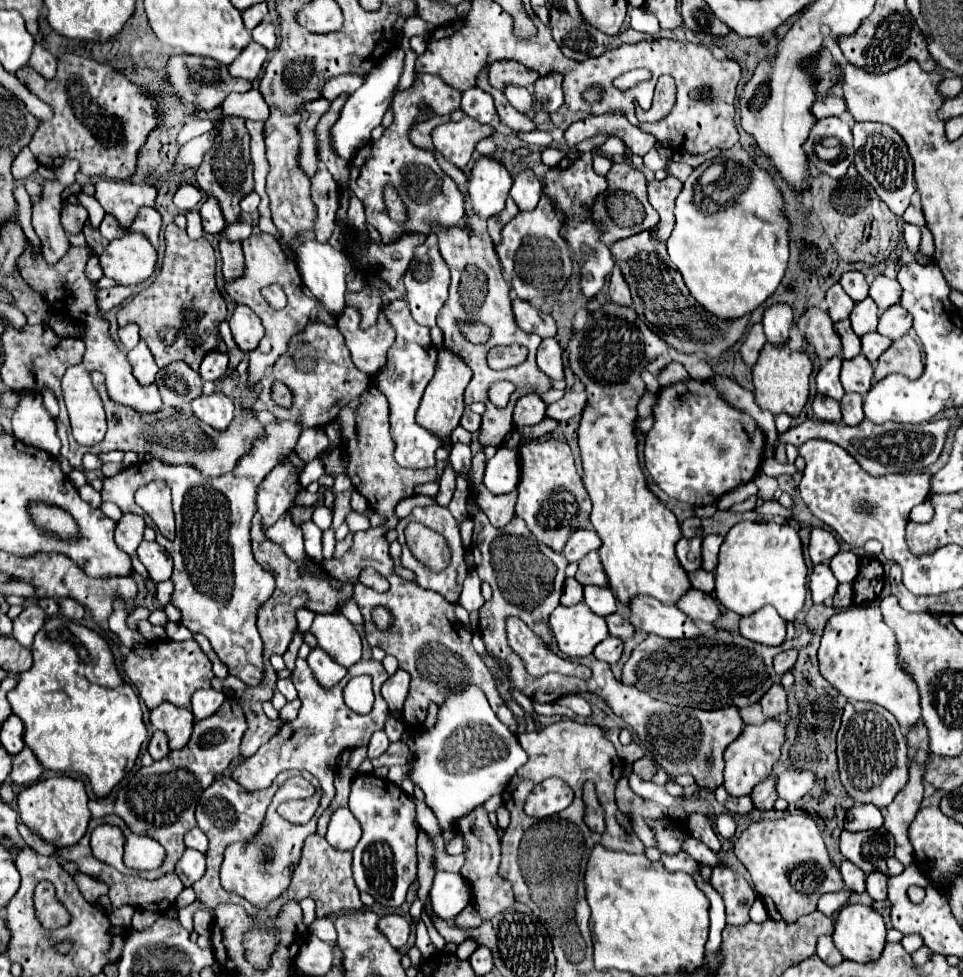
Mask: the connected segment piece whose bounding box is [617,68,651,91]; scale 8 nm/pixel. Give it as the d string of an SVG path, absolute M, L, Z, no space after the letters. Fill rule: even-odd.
M635 69L620 75L618 78L618 89L625 91L634 87L638 82L651 78L651 73L647 69Z

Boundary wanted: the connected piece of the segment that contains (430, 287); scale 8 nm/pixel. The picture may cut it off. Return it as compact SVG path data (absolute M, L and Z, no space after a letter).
M431 247L421 259L413 259L403 275L407 303L419 325L435 327L435 317L449 291L449 269L437 247Z

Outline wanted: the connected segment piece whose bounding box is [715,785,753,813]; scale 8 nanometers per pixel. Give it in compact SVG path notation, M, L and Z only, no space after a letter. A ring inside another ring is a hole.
M723 785L717 787L715 799L717 799L725 809L729 809L731 813L749 813L749 811L753 811L753 805L751 805L751 799L749 799L749 797L731 797L731 795L725 791Z

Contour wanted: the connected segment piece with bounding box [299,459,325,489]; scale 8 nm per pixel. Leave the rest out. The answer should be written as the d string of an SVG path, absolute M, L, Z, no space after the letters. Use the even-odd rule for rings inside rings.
M313 459L311 463L307 463L307 465L305 465L305 469L303 469L301 477L299 477L301 487L303 487L303 489L307 489L307 485L309 485L309 483L313 483L313 481L317 481L323 473L325 473L325 471L323 471L321 461L319 461L319 459Z

